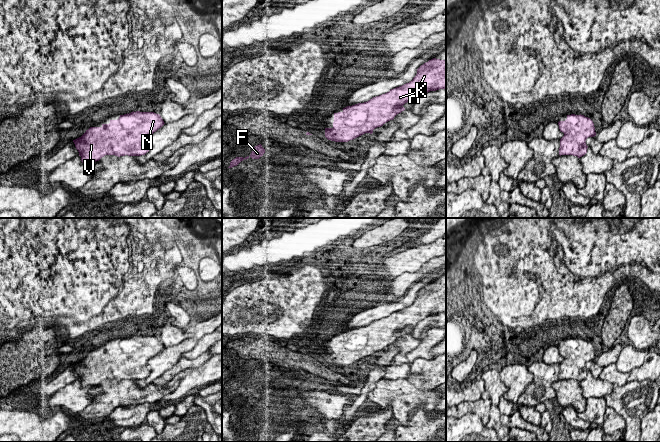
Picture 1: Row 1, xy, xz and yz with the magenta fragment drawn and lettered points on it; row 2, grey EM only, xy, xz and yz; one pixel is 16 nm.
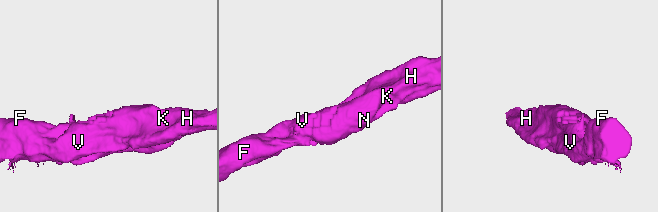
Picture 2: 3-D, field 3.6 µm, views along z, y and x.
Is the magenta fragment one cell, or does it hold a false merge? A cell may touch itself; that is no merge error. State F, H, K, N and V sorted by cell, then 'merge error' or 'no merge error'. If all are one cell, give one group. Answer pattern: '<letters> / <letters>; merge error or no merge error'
F H K N V; no merge error

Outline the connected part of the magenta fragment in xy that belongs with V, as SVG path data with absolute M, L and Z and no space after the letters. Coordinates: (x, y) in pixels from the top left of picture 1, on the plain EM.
M131 336L120 339L117 344L110 344L109 348L102 348L101 351L90 351L79 362L73 364L79 376L82 387L99 385L105 379L115 380L141 380L151 373L147 362L164 349L159 338L154 336Z

